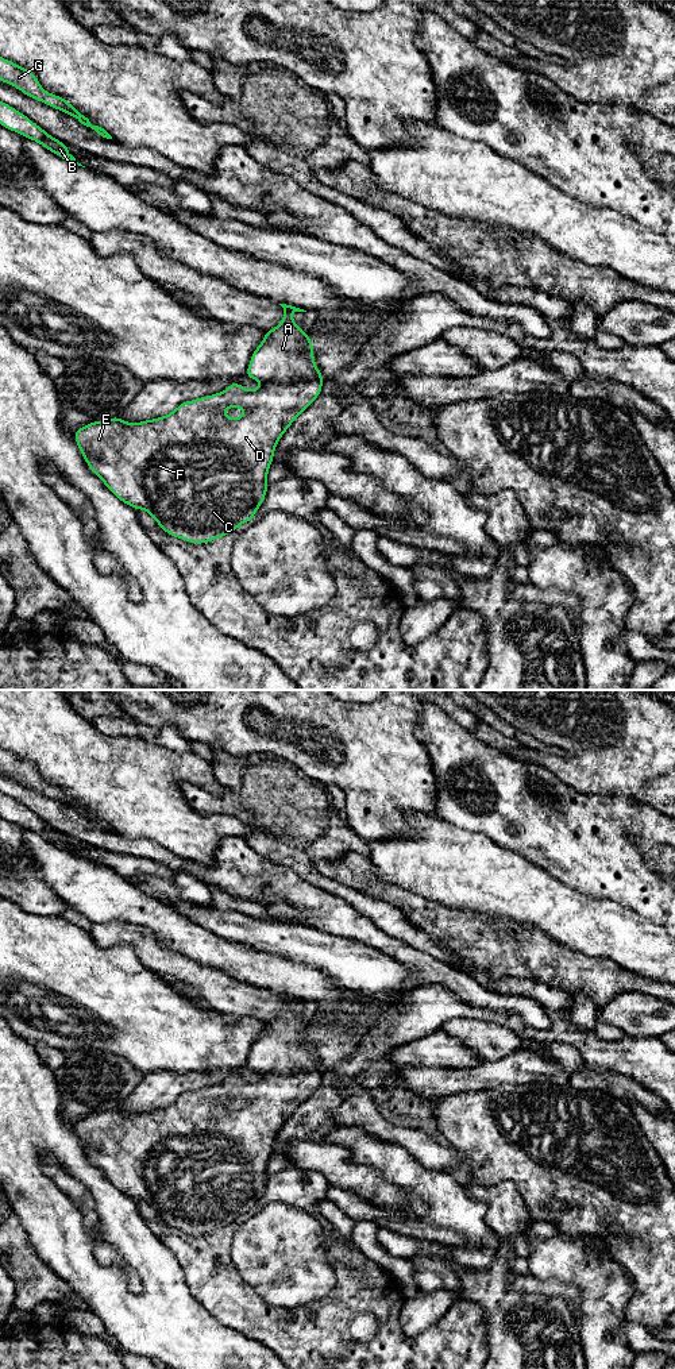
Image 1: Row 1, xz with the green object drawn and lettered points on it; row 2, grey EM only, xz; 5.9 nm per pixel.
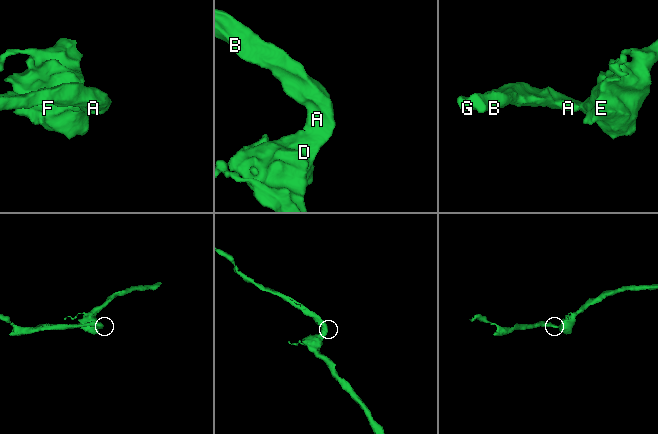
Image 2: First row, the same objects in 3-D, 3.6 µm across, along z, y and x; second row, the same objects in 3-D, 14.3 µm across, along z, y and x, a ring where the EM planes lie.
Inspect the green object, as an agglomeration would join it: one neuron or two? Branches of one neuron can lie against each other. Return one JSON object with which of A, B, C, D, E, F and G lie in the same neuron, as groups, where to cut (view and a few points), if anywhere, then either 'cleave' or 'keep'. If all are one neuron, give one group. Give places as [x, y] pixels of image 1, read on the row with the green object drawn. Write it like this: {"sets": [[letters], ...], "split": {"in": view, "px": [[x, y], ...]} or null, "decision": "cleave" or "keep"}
{"sets": [["A", "B", "C", "D", "E", "F", "G"]], "split": null, "decision": "keep"}

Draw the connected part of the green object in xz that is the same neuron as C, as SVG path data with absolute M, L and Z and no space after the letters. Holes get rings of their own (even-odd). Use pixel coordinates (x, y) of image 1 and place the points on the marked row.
M286 304L279 305L284 308L281 323L270 331L263 331L265 339L252 351L244 374L254 381L265 382L258 389L247 390L235 379L224 392L184 401L171 413L159 419L126 423L119 416L113 416L109 420L90 421L73 432L89 470L107 489L135 510L146 510L159 528L173 537L207 544L251 521L269 490L267 473L279 439L321 394L324 377L316 367L315 346L308 333L292 320L294 312L306 311ZM225 408L242 408L248 412L242 417L227 419Z

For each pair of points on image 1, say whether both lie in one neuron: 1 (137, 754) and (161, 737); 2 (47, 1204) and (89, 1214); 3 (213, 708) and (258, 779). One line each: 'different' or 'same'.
1: different
2: different
3: different

